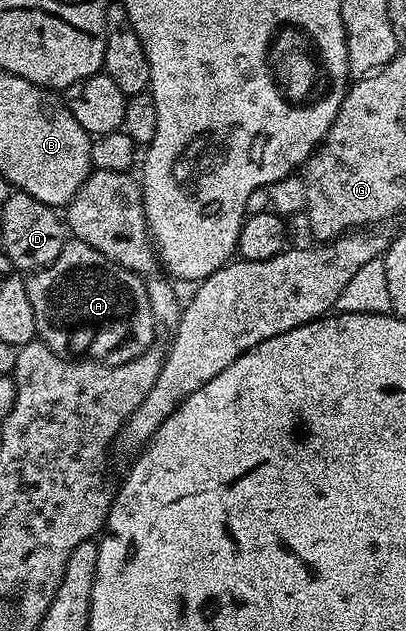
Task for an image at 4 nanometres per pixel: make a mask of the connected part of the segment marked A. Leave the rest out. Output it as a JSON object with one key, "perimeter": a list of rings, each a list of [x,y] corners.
{"perimeter":[[[75,238],[69,239],[62,246],[62,254],[58,254],[50,266],[40,268],[27,277],[24,289],[34,314],[36,336],[59,356],[87,358],[98,364],[130,362],[153,347],[155,340],[152,339],[158,332],[144,283],[137,273],[110,262],[106,254],[98,254],[94,246]]]}

